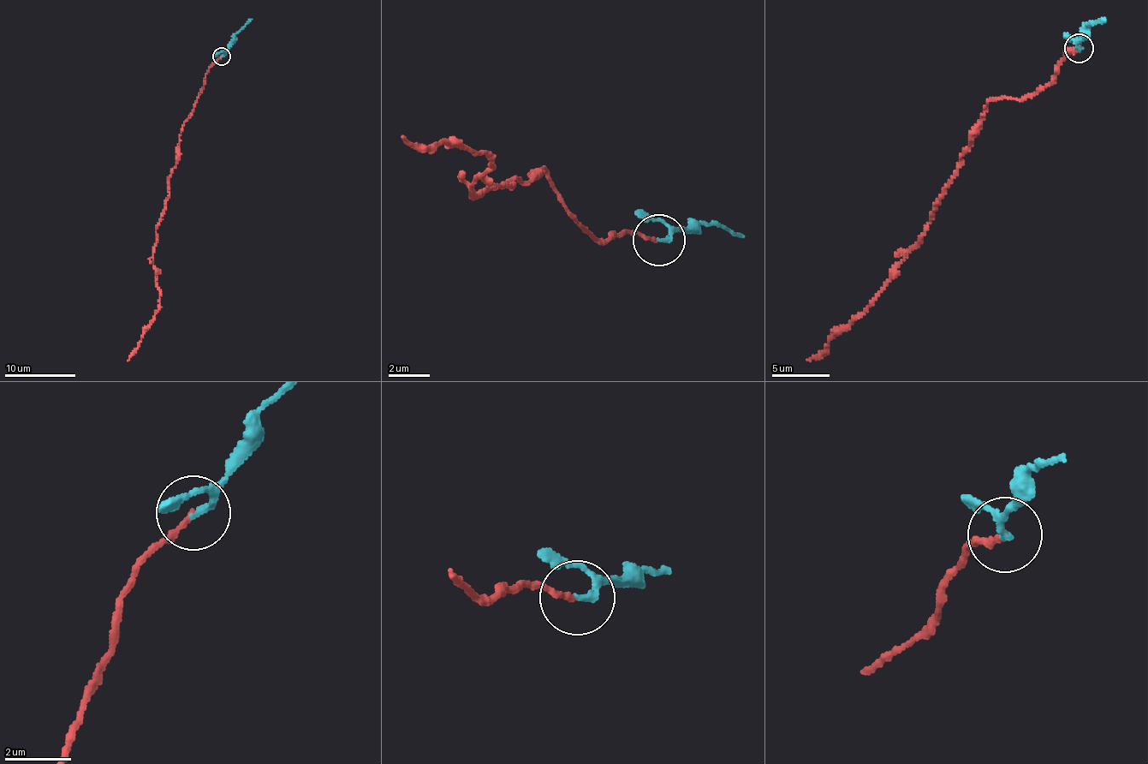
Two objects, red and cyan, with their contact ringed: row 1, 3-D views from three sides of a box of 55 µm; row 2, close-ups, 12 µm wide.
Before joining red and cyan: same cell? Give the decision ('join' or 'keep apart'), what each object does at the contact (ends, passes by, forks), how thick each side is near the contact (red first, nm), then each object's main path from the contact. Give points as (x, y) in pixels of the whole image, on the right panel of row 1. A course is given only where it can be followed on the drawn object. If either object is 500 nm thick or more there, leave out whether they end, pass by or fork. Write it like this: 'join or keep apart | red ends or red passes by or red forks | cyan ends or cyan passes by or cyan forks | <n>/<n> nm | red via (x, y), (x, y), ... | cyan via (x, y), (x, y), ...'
join | red ends | cyan ends | 130/220 nm | red via (1079, 49), (1064, 53), (1055, 80), (984, 106), (918, 245), (828, 349), (806, 360) | cyan via (1079, 49), (1083, 28), (1105, 20)

